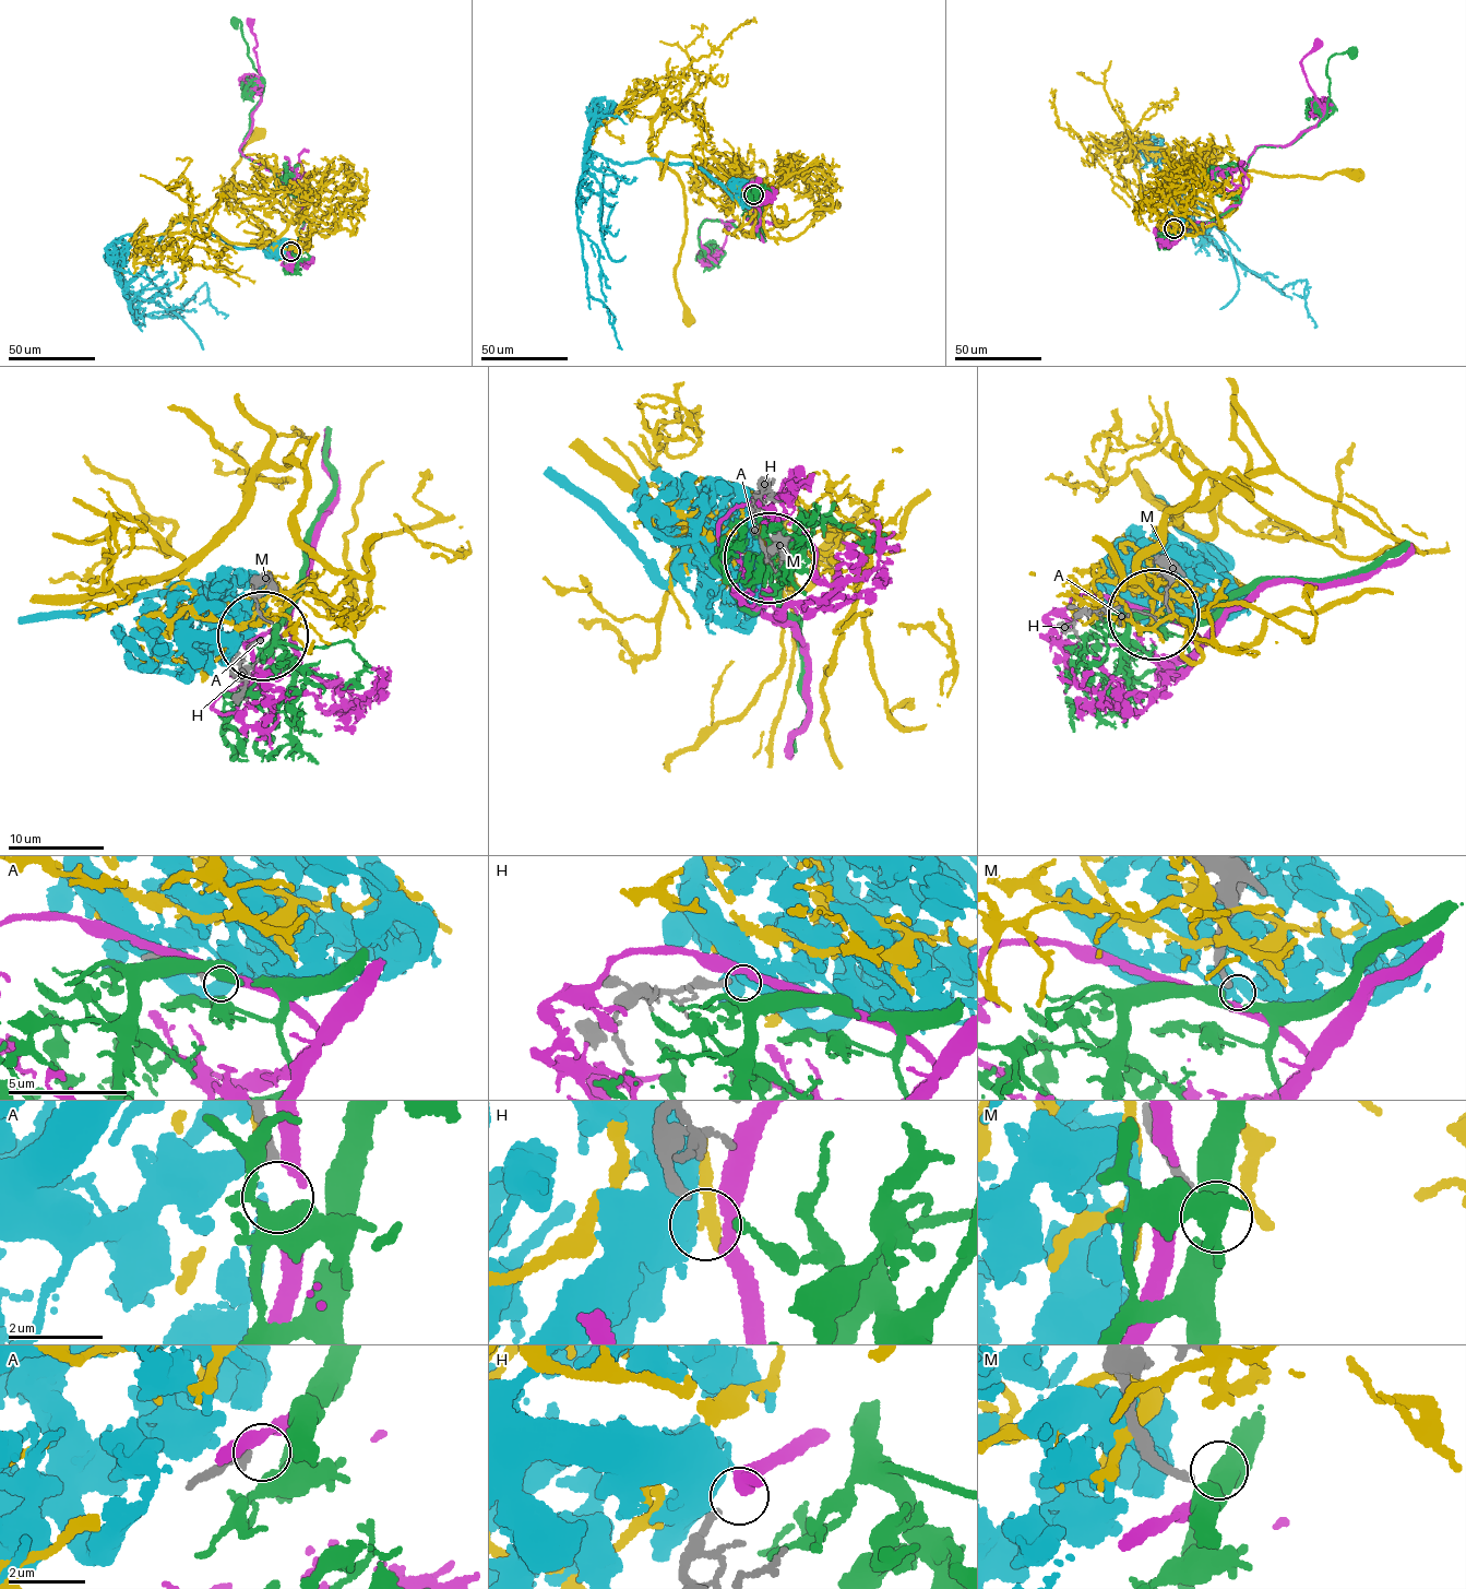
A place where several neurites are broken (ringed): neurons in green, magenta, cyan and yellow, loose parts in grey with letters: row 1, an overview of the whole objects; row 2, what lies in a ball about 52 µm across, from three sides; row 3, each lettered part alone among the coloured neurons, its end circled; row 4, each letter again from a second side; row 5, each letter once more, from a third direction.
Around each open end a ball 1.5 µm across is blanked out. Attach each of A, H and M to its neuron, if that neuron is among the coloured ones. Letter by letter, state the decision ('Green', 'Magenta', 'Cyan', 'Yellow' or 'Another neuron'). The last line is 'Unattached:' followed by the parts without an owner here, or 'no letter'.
A: Another neuron
H: Magenta
M: Another neuron
Unattached: A, M

